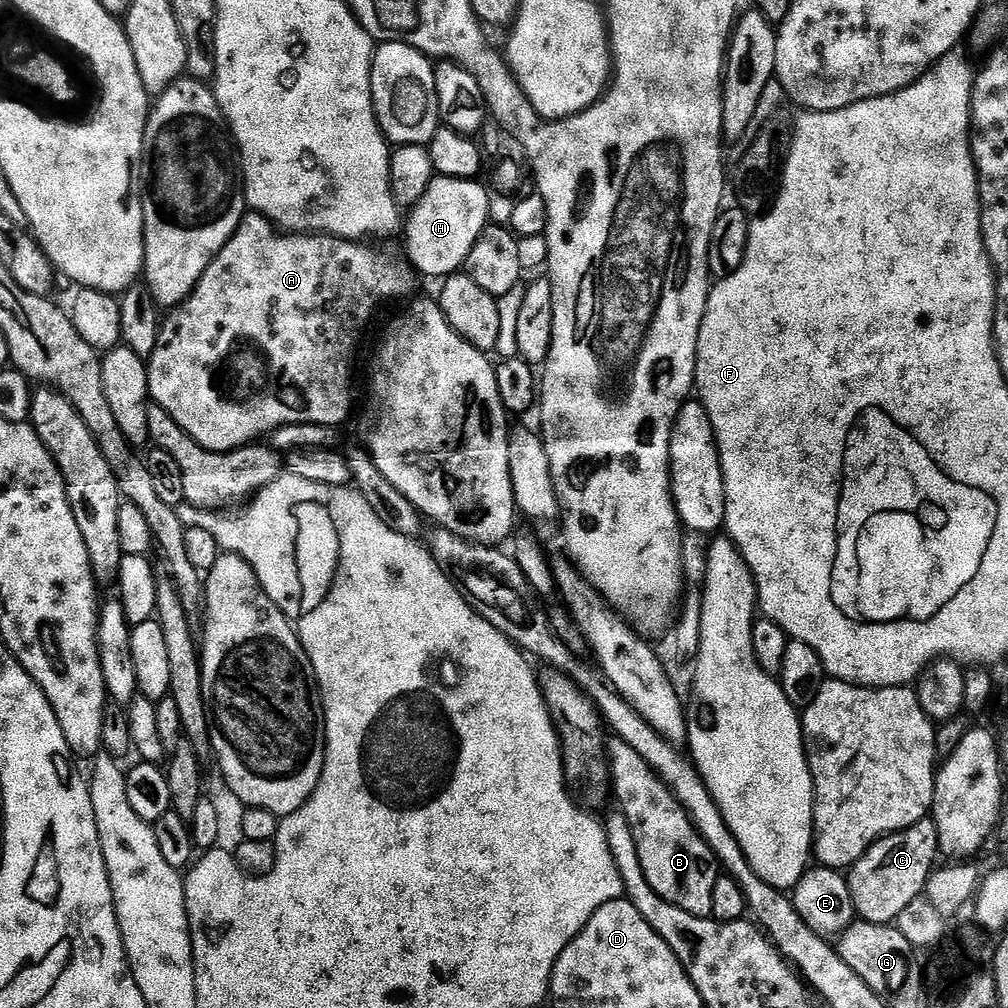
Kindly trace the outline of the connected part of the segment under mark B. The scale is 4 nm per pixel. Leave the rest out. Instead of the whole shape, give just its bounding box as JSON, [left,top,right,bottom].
[610,747,722,917]

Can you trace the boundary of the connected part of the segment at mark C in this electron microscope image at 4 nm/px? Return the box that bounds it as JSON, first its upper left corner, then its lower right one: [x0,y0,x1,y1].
[846,818,939,925]

